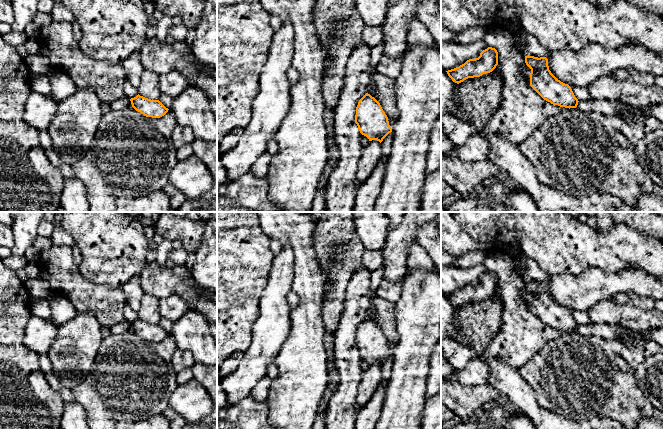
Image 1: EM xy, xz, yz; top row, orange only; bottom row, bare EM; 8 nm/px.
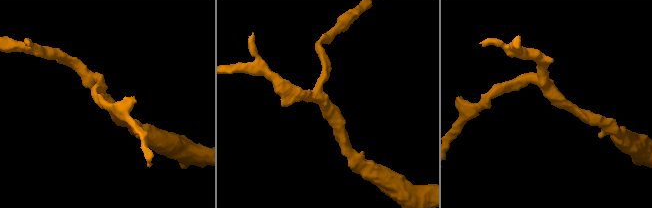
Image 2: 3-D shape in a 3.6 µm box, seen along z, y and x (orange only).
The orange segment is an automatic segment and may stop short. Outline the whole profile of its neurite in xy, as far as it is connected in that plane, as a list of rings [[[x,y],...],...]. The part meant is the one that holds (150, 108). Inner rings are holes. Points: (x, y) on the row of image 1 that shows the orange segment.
[[[139,94],[130,101],[132,107],[146,117],[160,118],[169,110],[159,100],[151,100]]]

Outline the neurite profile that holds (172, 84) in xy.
[[[172,71],[159,77],[159,88],[172,98],[178,97],[190,85],[187,77],[178,71]]]

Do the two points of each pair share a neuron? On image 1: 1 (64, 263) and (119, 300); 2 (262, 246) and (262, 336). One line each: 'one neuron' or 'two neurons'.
1: one neuron
2: two neurons

